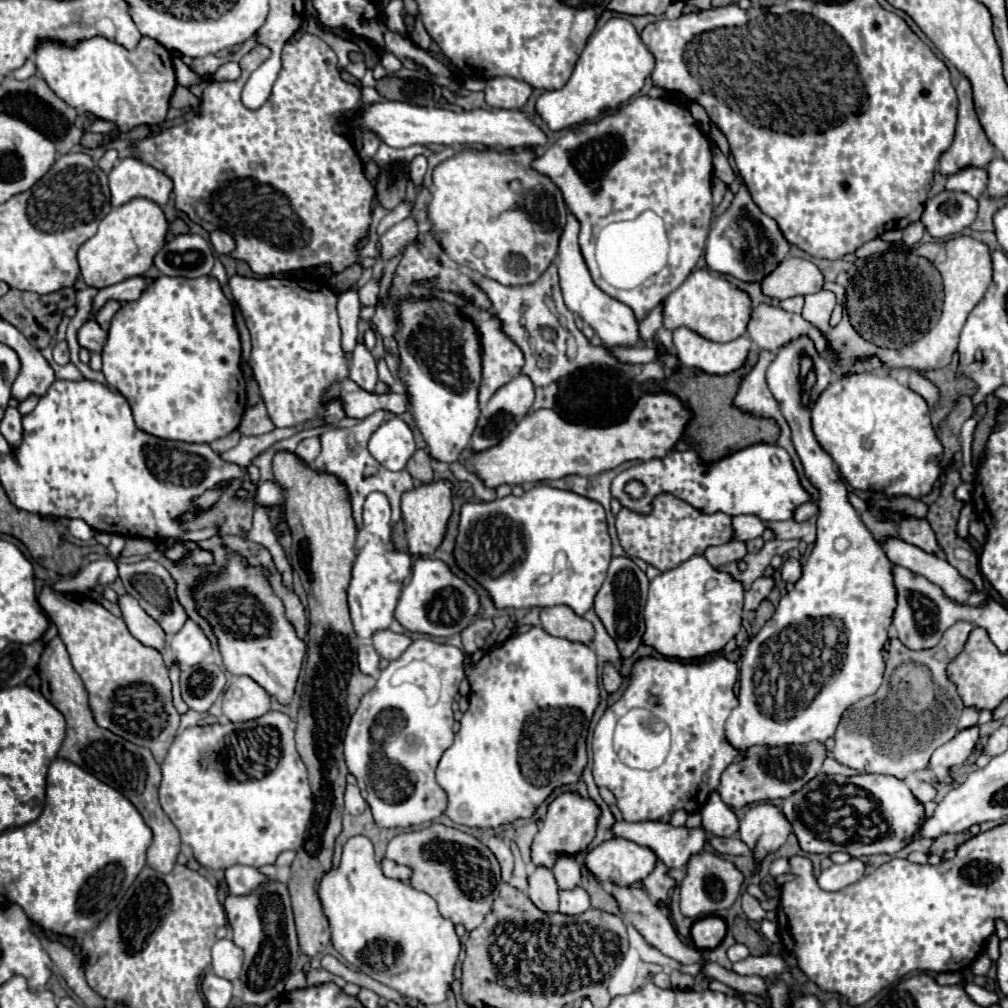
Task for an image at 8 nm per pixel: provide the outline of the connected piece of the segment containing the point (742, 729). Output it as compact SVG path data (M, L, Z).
M800 335L794 341L782 345L766 371L768 389L772 391L784 419L792 429L792 443L804 465L806 477L820 491L820 513L818 539L808 557L808 563L802 567L802 577L794 589L780 599L774 617L756 633L756 637L750 639L742 657L738 707L726 721L726 739L738 753L746 753L752 745L786 747L808 745L810 741L824 743L834 735L840 723L840 715L856 701L874 695L882 683L882 649L888 639L888 627L894 615L894 579L890 579L890 559L860 521L854 507L848 503L848 491L834 469L834 461L830 455L826 455L826 451L822 451L822 447L818 447L818 441L810 431L810 411L830 381L830 361L816 351L812 339L806 335Z

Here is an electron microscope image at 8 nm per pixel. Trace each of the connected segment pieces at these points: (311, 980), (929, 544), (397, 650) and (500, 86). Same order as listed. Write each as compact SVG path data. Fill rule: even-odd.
M311 969L306 976L307 986L320 985L322 983L333 982L338 985L340 988L343 988L346 985L346 981L339 979L338 976L332 975L330 972L325 969Z
M904 519L898 525L898 535L900 535L902 541L920 547L926 553L932 553L932 555L942 557L942 551L938 547L936 537L930 531L930 525L926 523L926 519Z
M390 629L378 631L372 637L372 645L378 651L378 655L388 661L398 659L408 649L410 643L412 643L412 639L408 635L398 635L398 633L392 633Z
M496 77L486 81L484 97L494 109L522 109L532 93L532 87L512 77Z

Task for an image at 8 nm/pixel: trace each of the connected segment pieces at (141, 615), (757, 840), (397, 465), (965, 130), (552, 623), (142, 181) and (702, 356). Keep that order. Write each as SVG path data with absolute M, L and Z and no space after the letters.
M128 593L120 595L118 607L122 611L122 619L124 619L128 631L138 641L142 641L144 645L154 647L158 651L164 649L166 633L162 631L162 627L158 627L158 623L154 623L154 619L150 619L150 615L138 605L138 601L132 595L128 595Z
M768 801L752 805L740 819L740 839L752 849L756 861L782 847L790 831L792 825L782 809Z
M394 417L374 431L368 449L382 467L390 471L402 471L408 459L414 455L416 445L410 427L402 419Z
M966 77L960 79L960 83L956 85L956 93L958 93L958 125L956 125L956 135L954 135L954 143L950 145L950 149L940 157L940 165L938 165L938 171L942 175L954 175L966 167L988 167L990 159L994 159L996 151L994 151L994 145L988 141L978 117L976 117L976 111L974 111L974 101L972 101L972 87L970 87L970 81Z
M554 605L540 609L540 623L542 629L554 637L562 637L568 641L590 643L594 637L594 627L584 617L576 615L566 605Z
M134 157L122 159L114 165L114 169L108 173L108 185L114 207L120 207L134 197L150 199L162 207L172 191L172 179L166 173L144 165Z
M686 327L674 331L674 349L680 363L710 375L726 375L740 369L748 357L750 345L752 341L748 337L738 337L728 343L714 343Z

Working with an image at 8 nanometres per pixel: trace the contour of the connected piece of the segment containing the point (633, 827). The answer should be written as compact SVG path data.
M618 821L614 825L614 833L638 845L650 847L668 869L686 867L686 859L702 851L708 837L708 833L702 827L696 829L674 827L662 821L650 821L650 823Z

